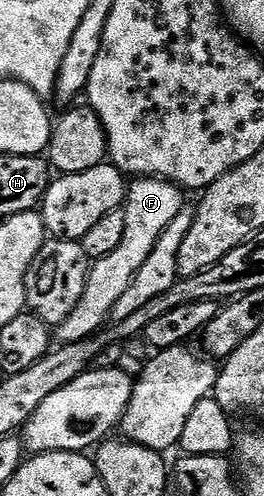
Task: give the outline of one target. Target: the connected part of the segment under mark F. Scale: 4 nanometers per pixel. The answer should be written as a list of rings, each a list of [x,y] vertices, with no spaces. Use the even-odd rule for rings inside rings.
[[[138,177],[127,186],[124,204],[124,237],[120,241],[120,246],[113,253],[108,253],[108,257],[93,260],[84,285],[84,297],[80,297],[76,309],[72,309],[72,313],[68,313],[68,317],[56,329],[56,339],[59,344],[82,341],[107,326],[116,301],[124,297],[128,285],[132,285],[136,273],[140,273],[140,265],[148,261],[156,241],[160,241],[160,233],[164,233],[164,229],[172,225],[176,213],[182,211],[184,206],[182,195],[184,196],[183,188],[177,183],[169,183],[166,179]]]

